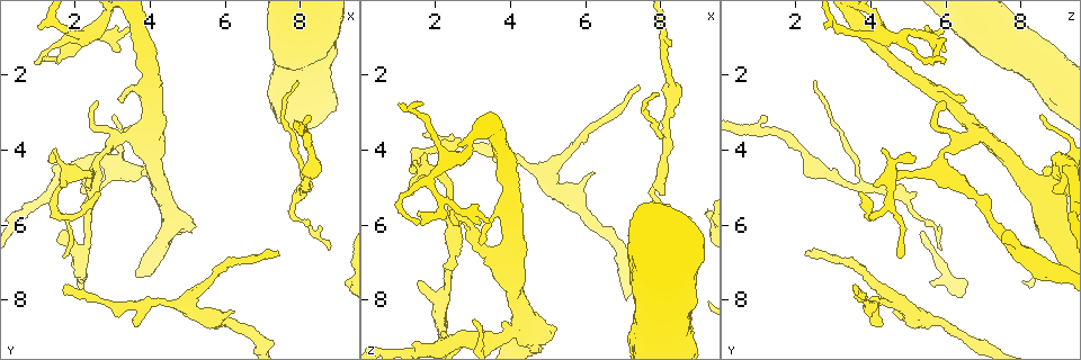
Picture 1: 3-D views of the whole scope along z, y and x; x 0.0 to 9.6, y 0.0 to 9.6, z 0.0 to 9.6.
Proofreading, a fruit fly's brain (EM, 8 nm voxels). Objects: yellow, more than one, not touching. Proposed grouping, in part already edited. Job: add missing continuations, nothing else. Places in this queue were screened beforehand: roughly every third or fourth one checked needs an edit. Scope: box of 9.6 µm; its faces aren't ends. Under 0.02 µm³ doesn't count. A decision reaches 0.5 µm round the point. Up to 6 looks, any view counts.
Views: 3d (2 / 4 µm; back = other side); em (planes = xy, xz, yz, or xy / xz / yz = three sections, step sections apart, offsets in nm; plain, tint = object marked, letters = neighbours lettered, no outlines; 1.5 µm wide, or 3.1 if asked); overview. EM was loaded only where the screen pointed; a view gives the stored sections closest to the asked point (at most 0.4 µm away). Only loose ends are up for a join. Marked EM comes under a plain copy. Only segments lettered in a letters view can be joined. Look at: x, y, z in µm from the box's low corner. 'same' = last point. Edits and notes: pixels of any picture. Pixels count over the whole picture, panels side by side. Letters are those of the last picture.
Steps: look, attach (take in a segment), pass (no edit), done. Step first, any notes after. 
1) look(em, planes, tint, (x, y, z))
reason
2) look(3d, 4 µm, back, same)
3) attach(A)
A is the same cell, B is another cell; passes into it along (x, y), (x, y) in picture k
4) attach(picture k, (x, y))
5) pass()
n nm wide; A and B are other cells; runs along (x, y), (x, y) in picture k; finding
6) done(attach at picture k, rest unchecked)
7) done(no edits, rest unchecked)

look(em, xz, step 8, tint, (7.90, 2.25, 2.60))
end of a long branch

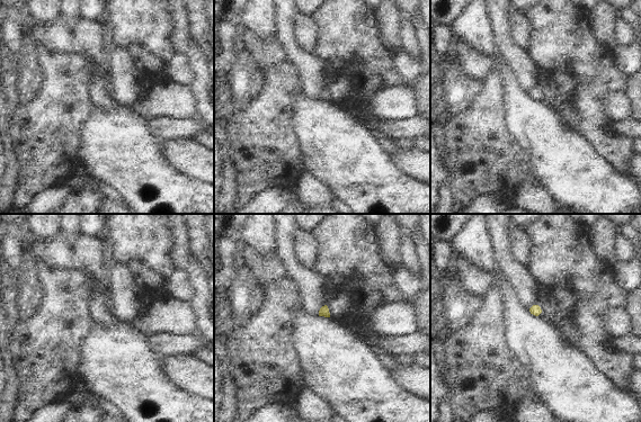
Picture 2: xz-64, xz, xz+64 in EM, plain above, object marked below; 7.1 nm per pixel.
look(em, xz, step 8, letters, same)
what lies round it

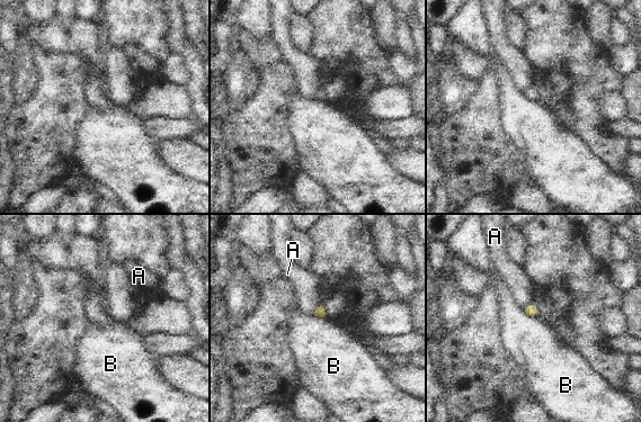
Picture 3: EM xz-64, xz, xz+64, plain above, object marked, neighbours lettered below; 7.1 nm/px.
pass()
70 nm wide; A and B are other cells; border along (521, 310), (527, 315), (536, 317) in picture 3; no lettered segment goes on from it

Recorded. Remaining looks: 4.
look(em, yz, step 4, letters, (1.65, 7.70, 3.55))
free end

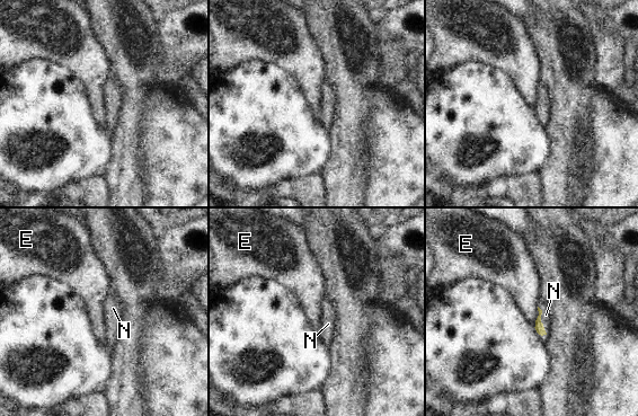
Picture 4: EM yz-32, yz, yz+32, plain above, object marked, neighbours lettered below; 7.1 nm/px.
attach(picture 4, (546, 315))
N is the same cell, E is another cell; passes into it along (540, 326), (541, 321), (546, 315) in picture 4; the cell continues

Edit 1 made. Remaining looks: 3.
look(em, xy, step 8, tint, (1.50, 3.95, 4.25))
branch stops here

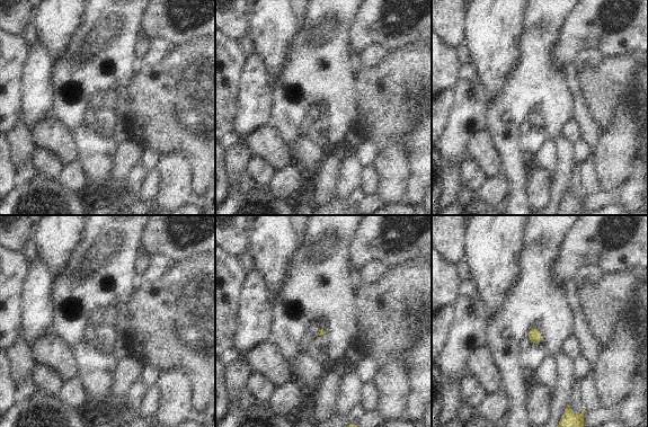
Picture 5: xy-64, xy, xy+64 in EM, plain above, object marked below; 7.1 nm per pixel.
look(em, yz, step 8, letters, same)
another direction

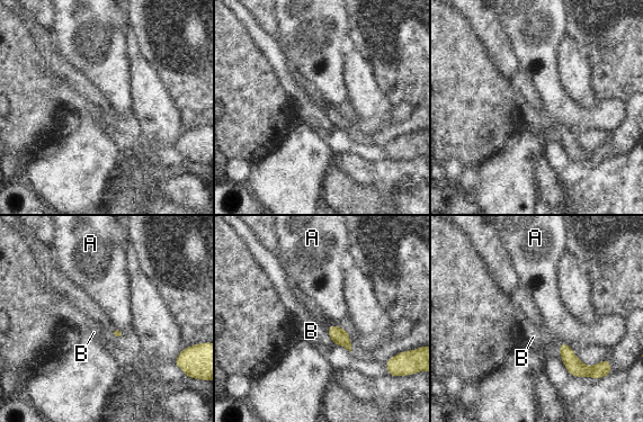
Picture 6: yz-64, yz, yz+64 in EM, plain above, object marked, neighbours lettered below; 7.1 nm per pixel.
pass()
A touches over 170 nm; A and B are other cells; border along (326, 331), (333, 344) in picture 6; no lettered segment goes on from it

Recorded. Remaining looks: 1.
done(attach at picture 4, rest unchecked)

